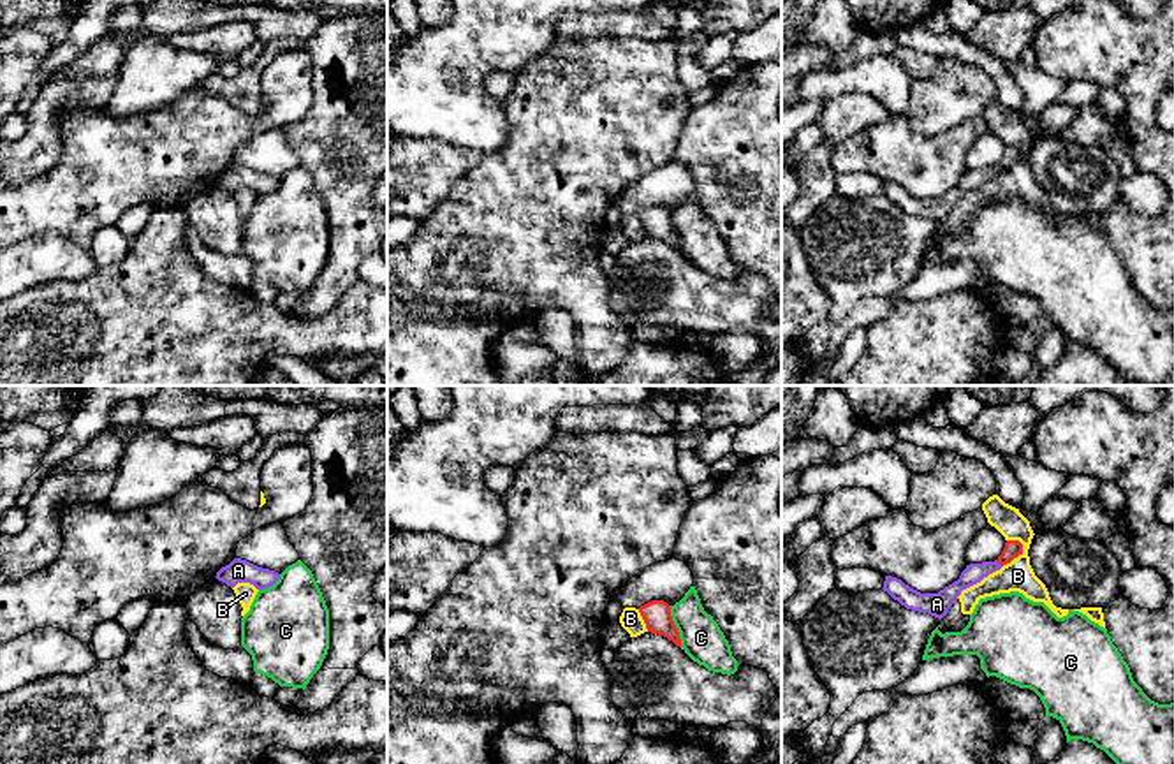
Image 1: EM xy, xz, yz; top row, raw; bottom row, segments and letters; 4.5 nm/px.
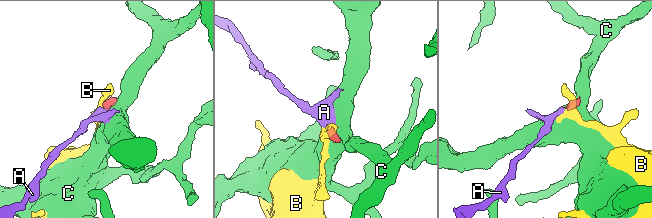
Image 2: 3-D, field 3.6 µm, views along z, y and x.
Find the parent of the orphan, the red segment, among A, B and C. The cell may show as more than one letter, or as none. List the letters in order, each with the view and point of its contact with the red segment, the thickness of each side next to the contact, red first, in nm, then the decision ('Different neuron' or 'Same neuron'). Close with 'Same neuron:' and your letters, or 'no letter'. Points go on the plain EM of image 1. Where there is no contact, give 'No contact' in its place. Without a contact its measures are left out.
A: Touches red at yz (998, 168). Thickness 80 nm (red) against 90 nm. Same neuron
B: Touches red at yz (1018, 161). Thickness 80 nm (red) against 140 nm. Different neuron
C: Touches red at xz (675, 233). Thickness 130 nm (red) against 190 nm. Different neuron
Same neuron: A

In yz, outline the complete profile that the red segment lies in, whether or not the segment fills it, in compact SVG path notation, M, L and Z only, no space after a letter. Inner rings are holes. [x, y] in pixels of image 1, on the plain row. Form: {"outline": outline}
{"outline": "M1007 146L1002 160L994 167L966 171L959 185L945 192L938 199L921 199L892 181L885 181L882 195L906 215L928 218L942 225L963 195L980 188L984 183L1000 176L1019 160L1023 160L1023 150L1019 146Z"}

